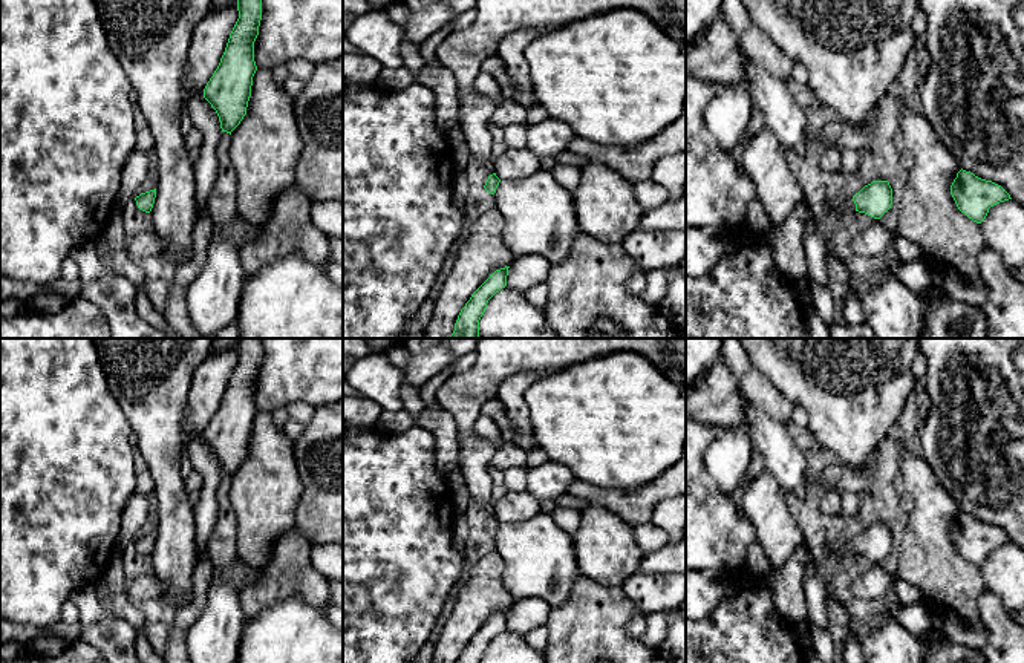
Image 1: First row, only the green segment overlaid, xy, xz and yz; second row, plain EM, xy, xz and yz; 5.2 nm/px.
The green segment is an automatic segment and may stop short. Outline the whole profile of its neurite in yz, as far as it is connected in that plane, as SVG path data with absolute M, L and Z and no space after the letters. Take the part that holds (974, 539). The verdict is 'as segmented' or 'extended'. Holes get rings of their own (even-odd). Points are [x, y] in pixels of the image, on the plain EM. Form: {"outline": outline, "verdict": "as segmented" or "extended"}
{"outline": "M963 511L951 528L951 537L958 553L977 567L986 562L990 550L1012 542L1001 528Z", "verdict": "as segmented"}

